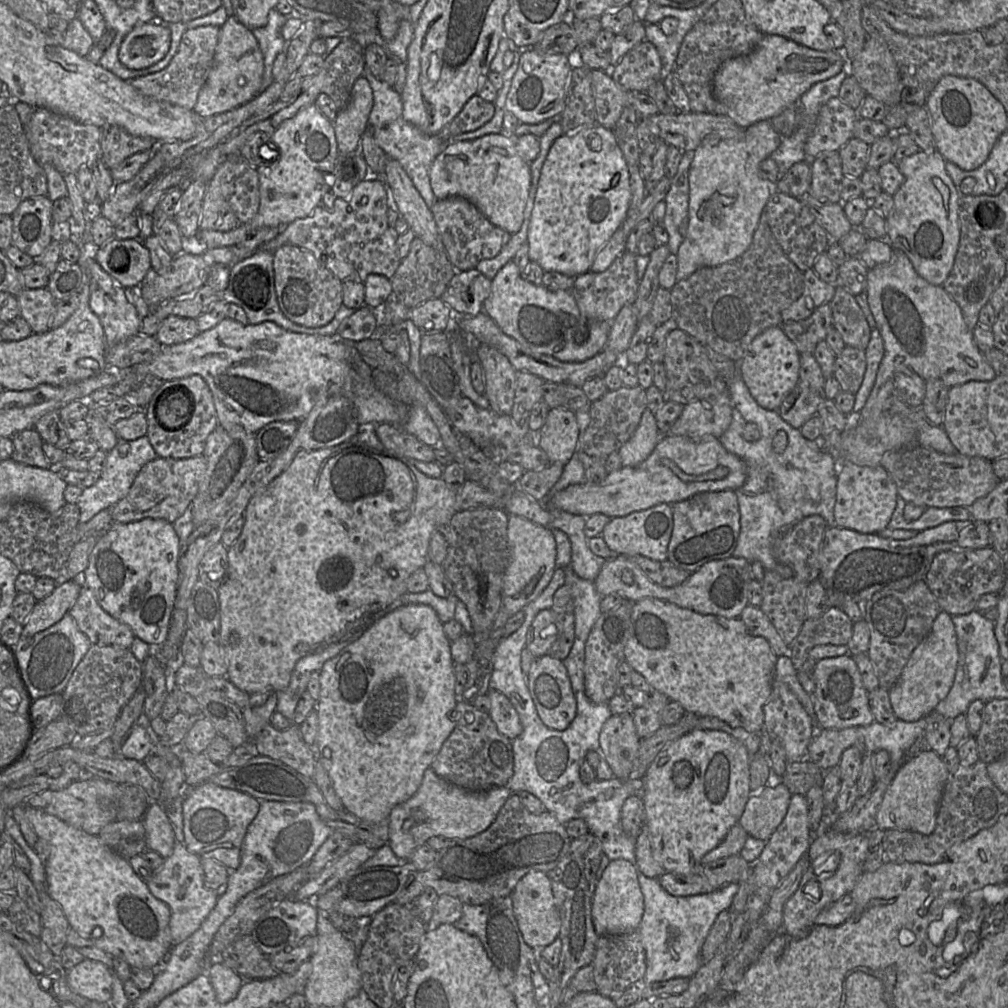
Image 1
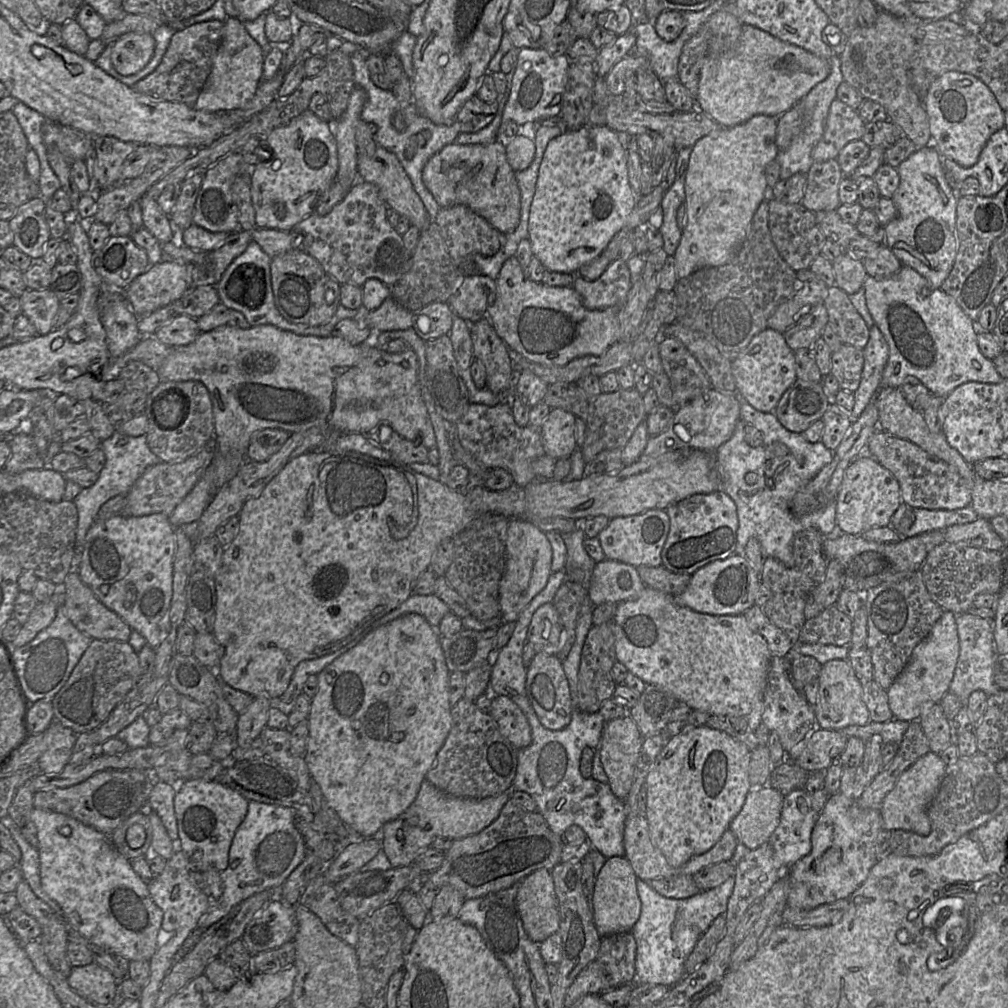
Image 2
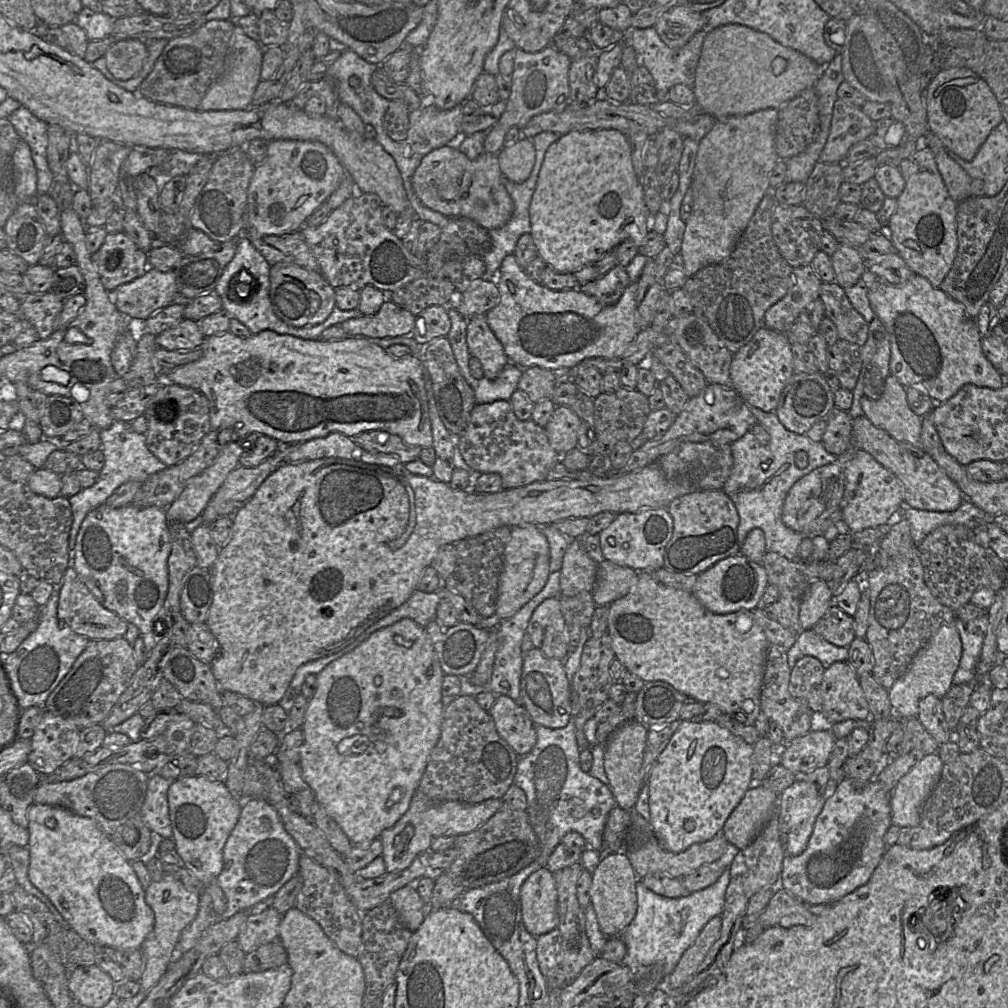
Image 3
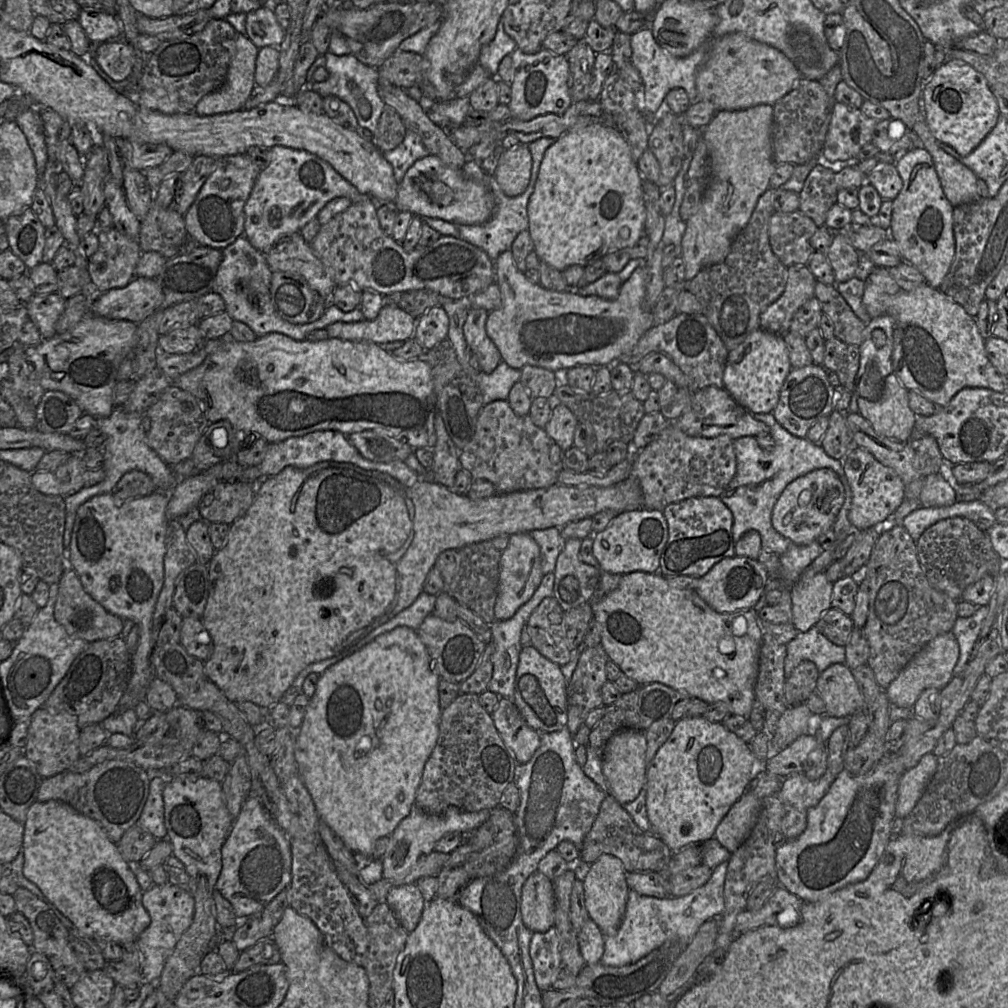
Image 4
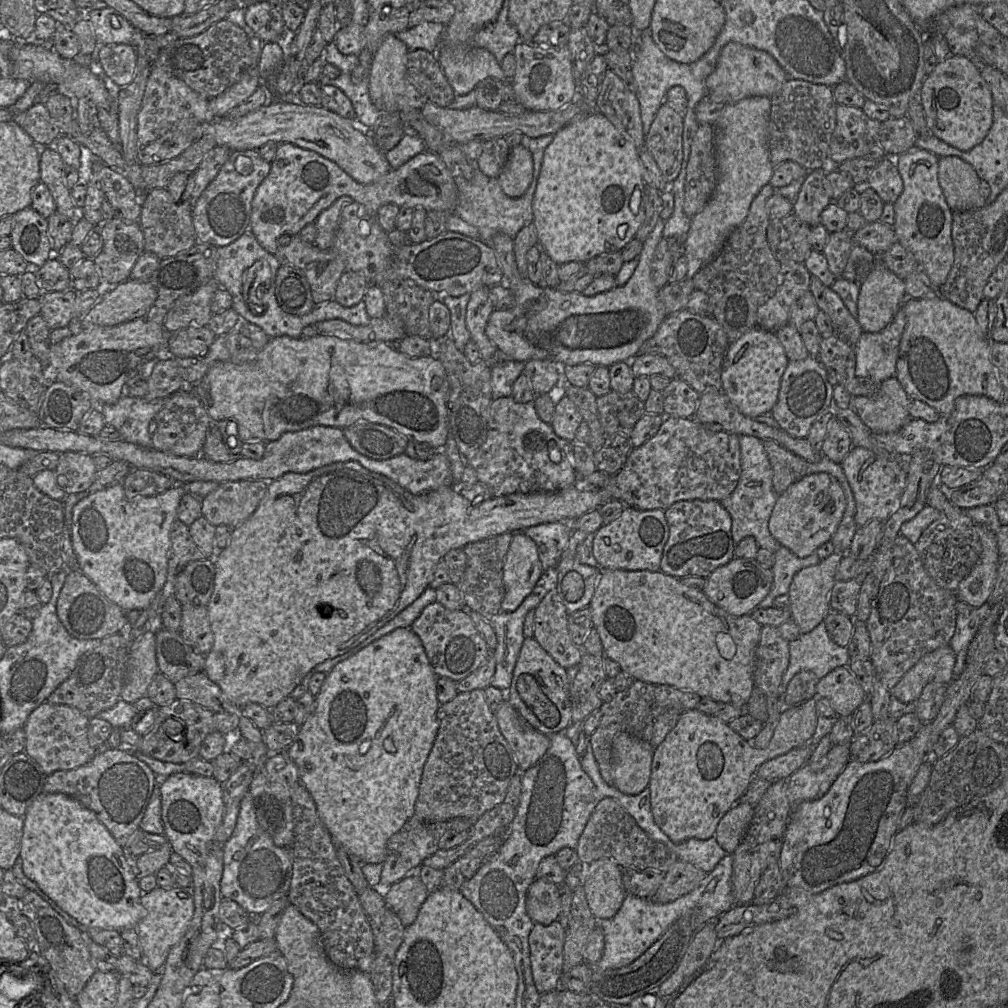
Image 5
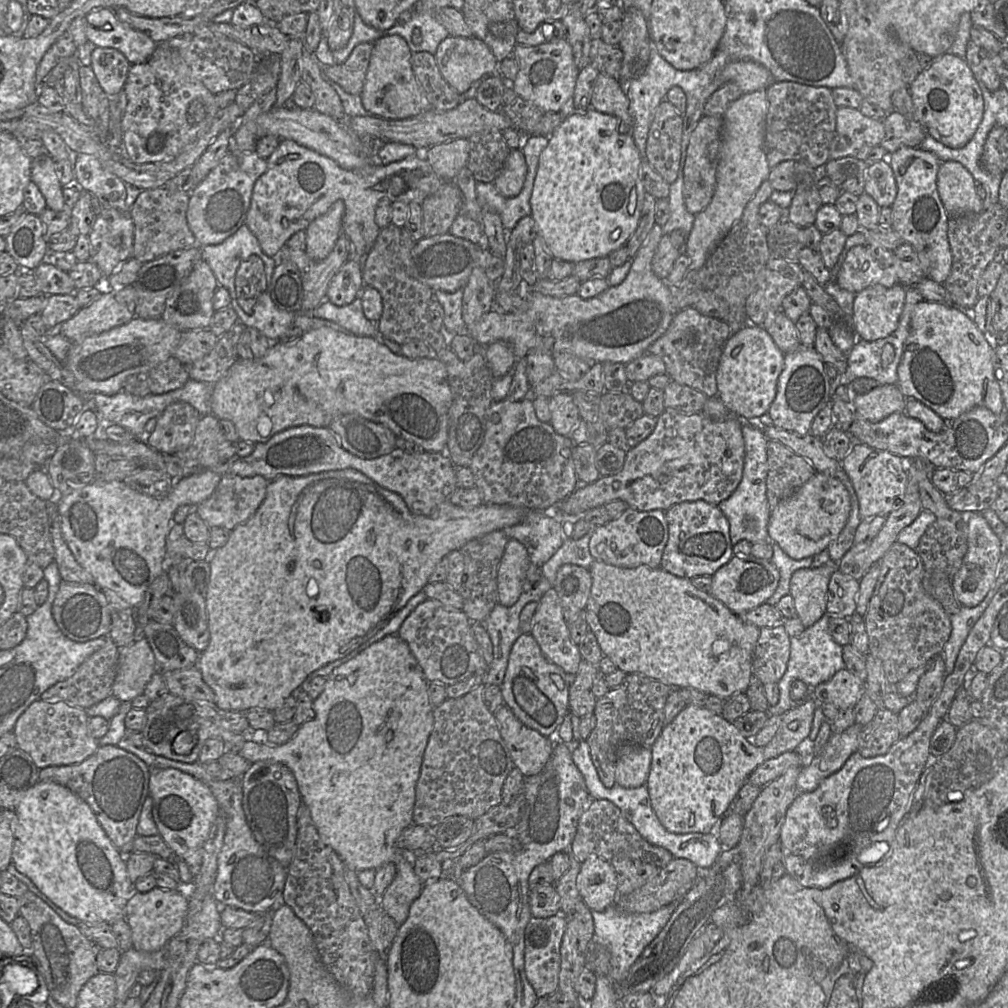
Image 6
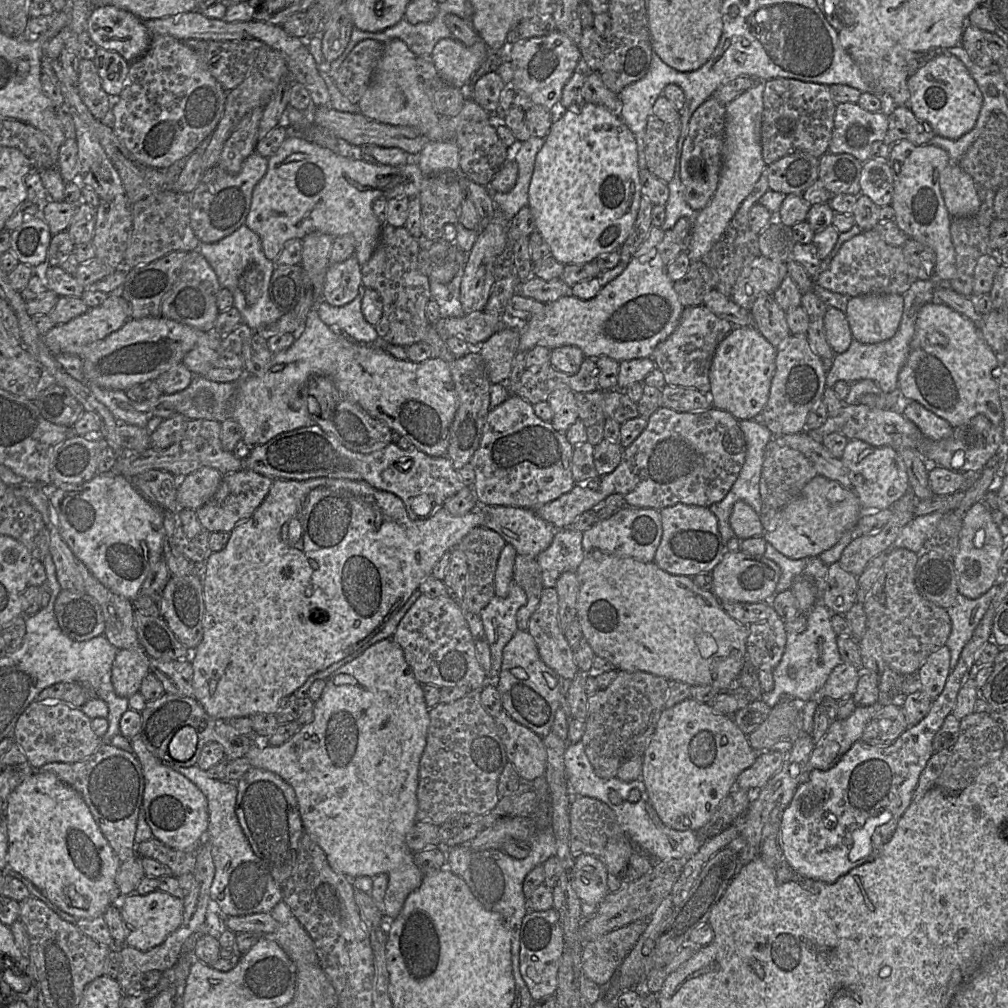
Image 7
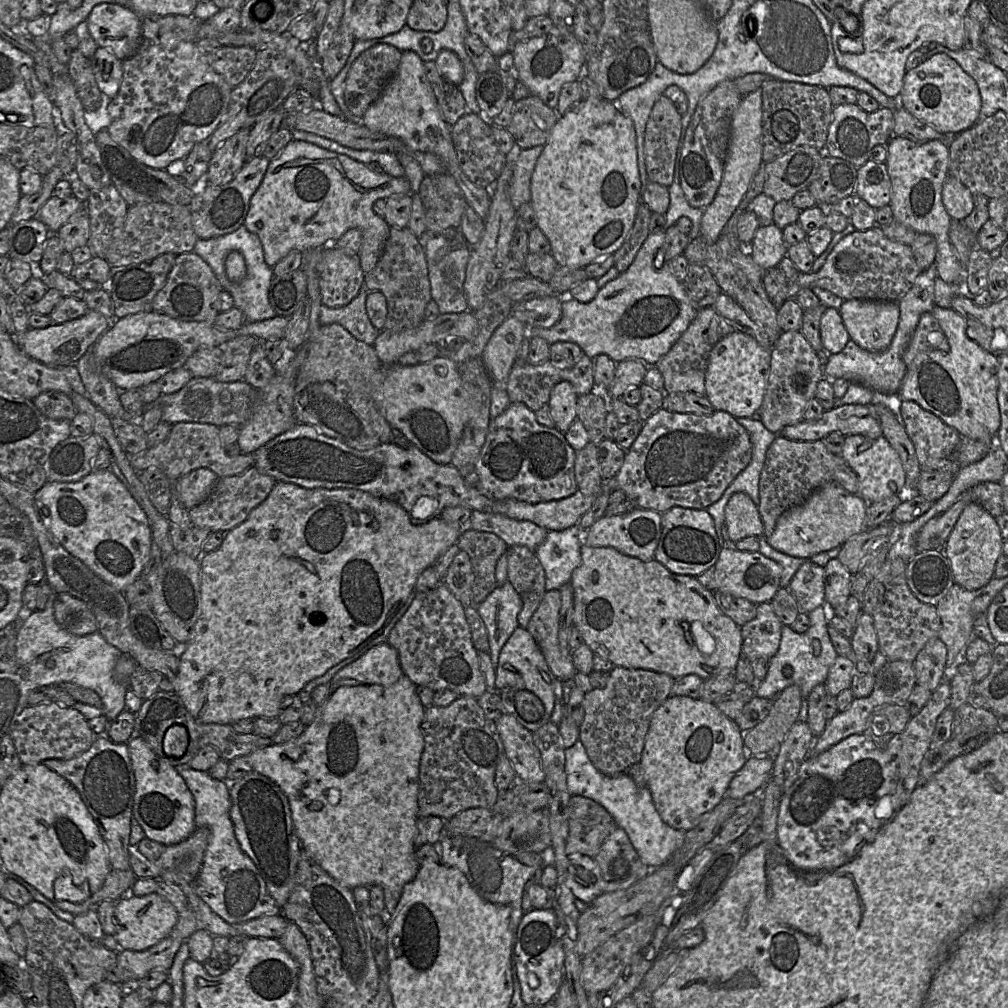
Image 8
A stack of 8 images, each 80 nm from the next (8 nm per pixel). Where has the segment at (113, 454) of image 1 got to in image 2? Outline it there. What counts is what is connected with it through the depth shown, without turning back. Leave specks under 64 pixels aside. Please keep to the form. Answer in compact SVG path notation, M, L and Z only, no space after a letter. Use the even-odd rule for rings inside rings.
M116 430L110 438L101 442L101 449L105 453L106 463L98 476L98 480L91 487L82 489L73 500L78 510L78 524L72 568L76 568L77 572L85 536L89 528L96 521L100 508L111 498L121 494L126 495L146 468L162 462L149 448L146 435L132 437Z

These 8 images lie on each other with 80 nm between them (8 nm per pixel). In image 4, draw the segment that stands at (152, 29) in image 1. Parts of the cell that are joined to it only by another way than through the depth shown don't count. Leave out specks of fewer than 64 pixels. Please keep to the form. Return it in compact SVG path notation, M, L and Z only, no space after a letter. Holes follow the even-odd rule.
M124 39L100 43L92 54L100 68L116 82L131 75L136 57L135 47Z

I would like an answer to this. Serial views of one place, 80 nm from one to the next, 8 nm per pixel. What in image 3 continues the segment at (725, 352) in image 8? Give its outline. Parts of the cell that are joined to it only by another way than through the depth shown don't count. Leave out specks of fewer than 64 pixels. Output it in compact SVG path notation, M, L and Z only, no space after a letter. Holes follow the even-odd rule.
M766 327L759 329L747 344L733 354L729 372L731 386L747 404L764 412L774 412L782 390L794 373L791 344L786 334Z

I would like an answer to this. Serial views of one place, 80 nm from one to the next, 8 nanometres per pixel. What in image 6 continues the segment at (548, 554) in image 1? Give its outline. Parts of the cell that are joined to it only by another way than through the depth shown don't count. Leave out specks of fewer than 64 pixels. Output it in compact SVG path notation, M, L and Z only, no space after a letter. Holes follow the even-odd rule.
M510 539L498 568L498 598L501 605L510 607L517 602L530 565L526 547L521 542Z

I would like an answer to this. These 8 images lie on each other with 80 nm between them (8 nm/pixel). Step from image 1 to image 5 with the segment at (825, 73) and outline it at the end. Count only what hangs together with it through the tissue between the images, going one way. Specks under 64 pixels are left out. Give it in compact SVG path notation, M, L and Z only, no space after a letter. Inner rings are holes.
M738 42L726 44L719 55L714 71L706 79L711 96L723 96L724 103L735 103L744 98L766 96L771 98L789 78L768 52Z

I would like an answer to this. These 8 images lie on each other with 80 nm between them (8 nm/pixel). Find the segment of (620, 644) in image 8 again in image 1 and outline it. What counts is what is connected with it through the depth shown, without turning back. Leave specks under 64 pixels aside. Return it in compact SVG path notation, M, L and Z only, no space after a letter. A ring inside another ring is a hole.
M644 598L636 601L633 605L628 627L628 639L624 647L624 661L635 672L642 675L652 688L665 694L670 701L680 703L687 713L693 713L699 717L716 717L729 724L732 728L742 728L748 733L759 735L764 729L763 707L771 694L777 658L778 656L773 653L768 641L764 637L751 635L740 618L703 615L655 598Z

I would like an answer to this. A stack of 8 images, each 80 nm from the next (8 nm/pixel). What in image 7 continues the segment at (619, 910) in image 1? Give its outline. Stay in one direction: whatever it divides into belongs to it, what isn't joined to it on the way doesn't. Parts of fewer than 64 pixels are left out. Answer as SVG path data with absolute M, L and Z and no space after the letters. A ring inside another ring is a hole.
M582 854L575 858L571 886L583 904L596 907L611 893L607 877L607 868L598 857Z

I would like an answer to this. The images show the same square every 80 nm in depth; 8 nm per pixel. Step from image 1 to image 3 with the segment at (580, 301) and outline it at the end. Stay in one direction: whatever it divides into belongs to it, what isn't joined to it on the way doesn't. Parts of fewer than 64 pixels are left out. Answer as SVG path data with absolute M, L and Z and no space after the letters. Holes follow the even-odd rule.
M618 264L605 275L579 285L581 292L594 297L602 305L611 305L623 294L625 288L631 283L624 267Z

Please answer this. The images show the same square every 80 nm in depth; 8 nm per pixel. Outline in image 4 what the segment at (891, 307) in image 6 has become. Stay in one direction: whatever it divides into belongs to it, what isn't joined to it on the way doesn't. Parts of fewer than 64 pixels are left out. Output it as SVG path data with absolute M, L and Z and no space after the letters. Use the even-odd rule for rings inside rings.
M874 267L865 281L862 303L873 319L887 313L892 296L901 290L885 267Z

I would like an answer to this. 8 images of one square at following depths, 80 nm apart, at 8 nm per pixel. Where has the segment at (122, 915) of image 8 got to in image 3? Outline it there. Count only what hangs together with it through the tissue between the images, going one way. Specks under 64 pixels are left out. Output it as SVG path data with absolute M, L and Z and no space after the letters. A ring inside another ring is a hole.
M166 874L159 882L153 881L145 889L145 901L155 916L154 928L140 947L145 957L145 967L139 983L145 993L148 993L158 983L176 957L181 934L198 913L199 899L199 894L190 892L180 880L169 874Z

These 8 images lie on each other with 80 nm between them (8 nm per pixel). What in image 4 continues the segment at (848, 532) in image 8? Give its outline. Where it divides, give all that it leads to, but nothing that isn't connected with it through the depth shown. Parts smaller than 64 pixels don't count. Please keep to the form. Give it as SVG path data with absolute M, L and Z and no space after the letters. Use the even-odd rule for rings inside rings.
M830 468L813 470L786 486L773 508L772 526L794 544L807 545L833 528L844 500L844 486L834 470Z

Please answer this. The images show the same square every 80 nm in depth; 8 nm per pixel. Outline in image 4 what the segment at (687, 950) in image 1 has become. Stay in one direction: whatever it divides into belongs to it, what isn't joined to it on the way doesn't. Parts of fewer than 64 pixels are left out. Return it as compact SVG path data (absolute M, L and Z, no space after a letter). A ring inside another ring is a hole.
M725 861L713 869L705 885L682 897L660 899L630 890L621 925L615 934L605 935L605 950L600 962L606 966L617 967L632 964L669 939L678 939L685 948L704 922L719 918L723 914L727 872L728 861Z

